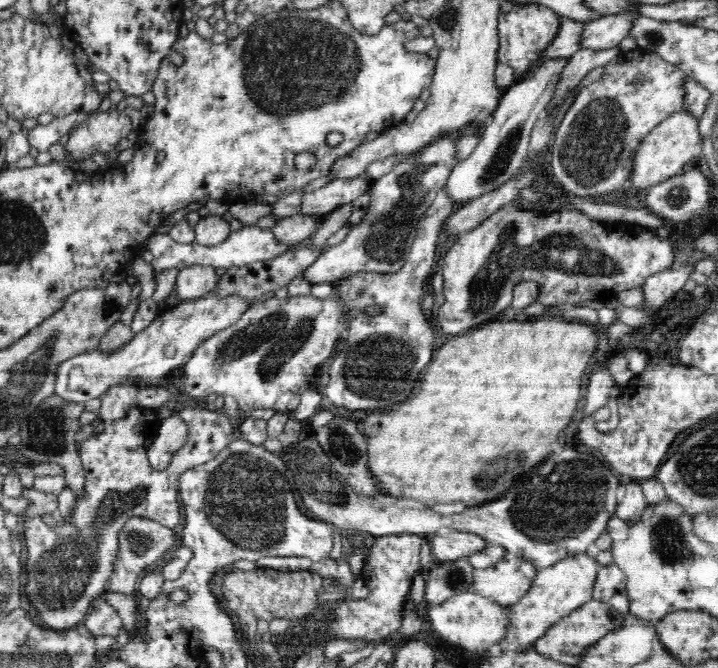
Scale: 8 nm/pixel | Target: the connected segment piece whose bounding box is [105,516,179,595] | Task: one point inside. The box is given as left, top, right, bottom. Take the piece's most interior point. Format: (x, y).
(142, 542)

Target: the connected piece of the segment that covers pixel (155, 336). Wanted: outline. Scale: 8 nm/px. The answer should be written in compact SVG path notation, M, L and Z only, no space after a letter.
M210 294L202 299L189 300L173 308L166 308L146 328L135 333L128 344L115 351L104 352L98 346L93 351L61 362L56 372L54 393L65 402L80 404L102 396L110 386L130 381L157 381L186 364L186 358L192 356L199 343L233 325L252 305L252 301L244 301L234 295L222 299Z

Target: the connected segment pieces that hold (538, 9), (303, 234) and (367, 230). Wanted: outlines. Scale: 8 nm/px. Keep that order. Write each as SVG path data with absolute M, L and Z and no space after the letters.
M513 3L513 8L498 15L497 63L508 64L518 79L529 73L539 63L542 52L548 47L559 31L560 19L553 10L540 3Z
M292 215L278 219L271 228L276 240L291 247L299 247L316 232L320 219L310 215Z
M445 135L402 160L392 172L371 182L368 212L362 222L350 229L343 242L327 247L324 254L302 272L304 281L312 285L323 282L332 284L357 273L390 275L402 269L418 232L418 220L430 208L436 193L447 184L446 179L457 164L454 155L458 138Z

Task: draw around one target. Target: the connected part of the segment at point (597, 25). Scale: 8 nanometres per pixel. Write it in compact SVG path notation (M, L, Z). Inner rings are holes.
M628 9L616 14L602 15L584 24L581 47L592 50L619 47L620 42L629 36L632 22L639 15L638 9Z

